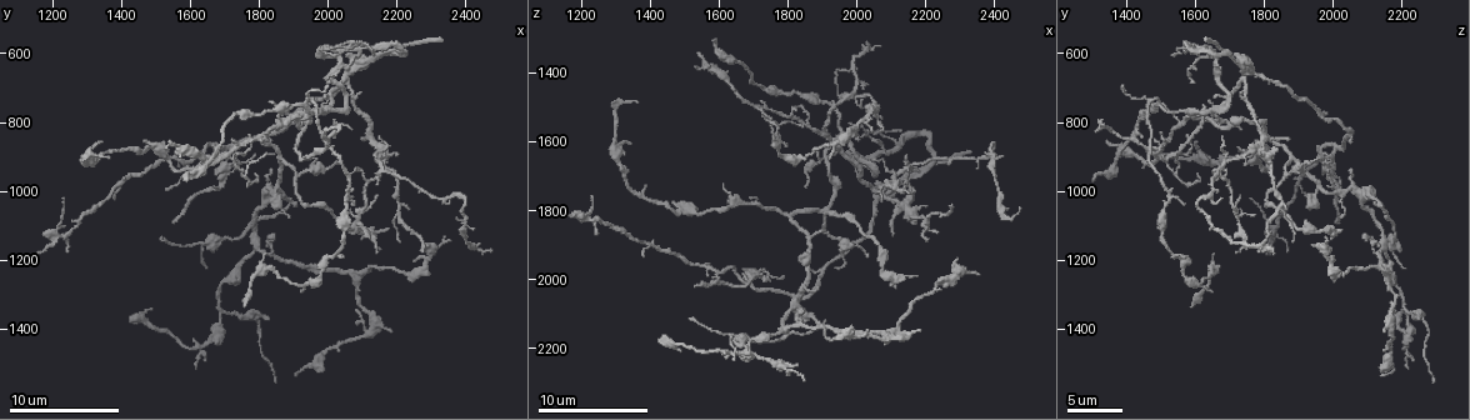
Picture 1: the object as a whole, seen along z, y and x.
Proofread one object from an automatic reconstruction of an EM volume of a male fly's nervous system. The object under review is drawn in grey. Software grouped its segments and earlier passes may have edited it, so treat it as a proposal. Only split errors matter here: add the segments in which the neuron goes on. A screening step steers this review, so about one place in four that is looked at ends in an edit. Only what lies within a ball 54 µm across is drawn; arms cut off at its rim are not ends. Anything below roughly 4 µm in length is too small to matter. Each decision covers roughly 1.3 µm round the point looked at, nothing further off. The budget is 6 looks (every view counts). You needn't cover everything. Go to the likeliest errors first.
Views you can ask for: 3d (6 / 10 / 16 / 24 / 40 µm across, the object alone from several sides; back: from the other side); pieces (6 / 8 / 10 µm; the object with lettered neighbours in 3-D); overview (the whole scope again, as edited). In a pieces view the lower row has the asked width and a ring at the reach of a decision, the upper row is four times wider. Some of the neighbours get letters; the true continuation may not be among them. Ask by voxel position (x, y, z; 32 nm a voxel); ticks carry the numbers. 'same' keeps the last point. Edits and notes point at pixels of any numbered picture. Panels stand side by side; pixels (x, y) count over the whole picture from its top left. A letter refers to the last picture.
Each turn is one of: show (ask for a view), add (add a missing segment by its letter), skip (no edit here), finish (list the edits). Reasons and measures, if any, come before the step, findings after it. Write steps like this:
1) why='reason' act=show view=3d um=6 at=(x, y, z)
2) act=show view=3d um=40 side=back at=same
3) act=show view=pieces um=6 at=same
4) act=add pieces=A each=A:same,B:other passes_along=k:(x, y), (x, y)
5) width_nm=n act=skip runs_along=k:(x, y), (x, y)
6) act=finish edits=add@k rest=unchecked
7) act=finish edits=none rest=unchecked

why='tapers out' act=show view=pieces um=10 at=(2280, 1180, 1790)

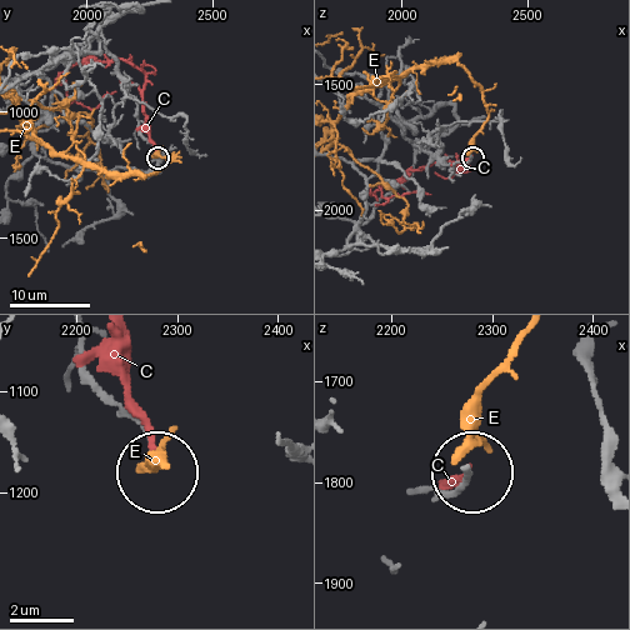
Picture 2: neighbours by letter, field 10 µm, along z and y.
act=skip each=C:other,E:other found='no lettered segment goes on from it'

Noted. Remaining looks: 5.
why='thin end' act=show view=3d um=6 at=(2100, 850, 1870)

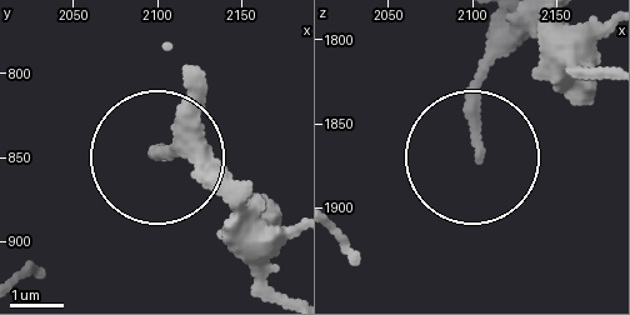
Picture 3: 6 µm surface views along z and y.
act=show view=pieces um=8 at=same

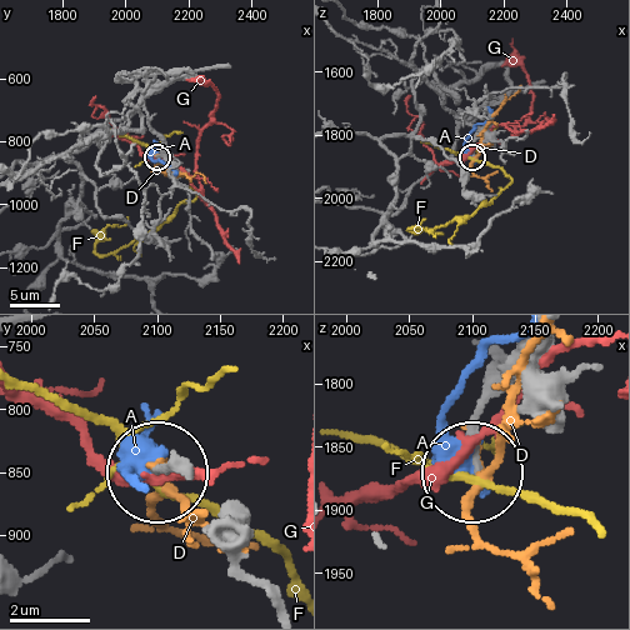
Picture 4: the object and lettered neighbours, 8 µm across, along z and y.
act=skip each=A:other,D:other,F:other,G:other found='none of them fits'

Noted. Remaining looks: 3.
why='free end' act=show view=pieces um=10 at=(1840, 1140, 2100)

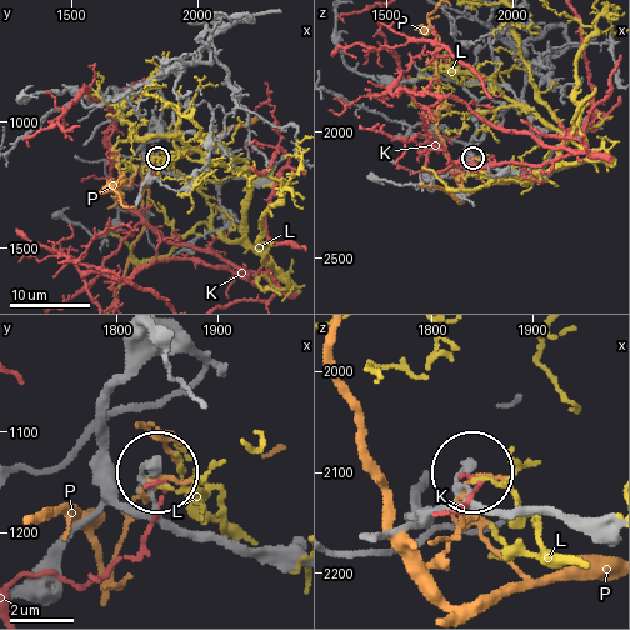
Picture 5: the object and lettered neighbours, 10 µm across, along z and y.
width_nm=290 act=skip each=K:other,L:other,P:other found='no lettered segment goes on from it'

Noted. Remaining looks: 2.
act=finish edits=none rest=unchecked

